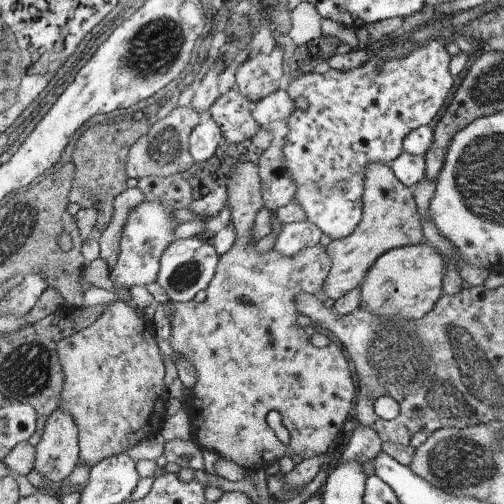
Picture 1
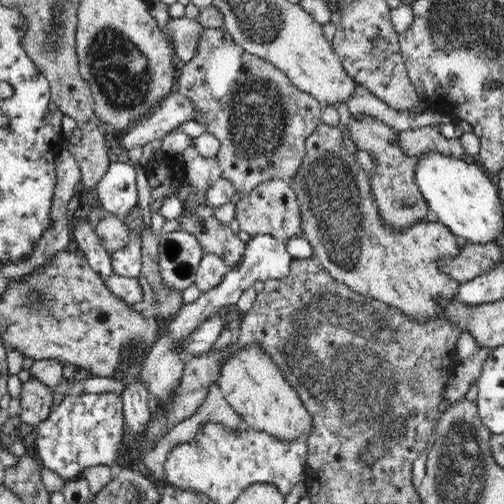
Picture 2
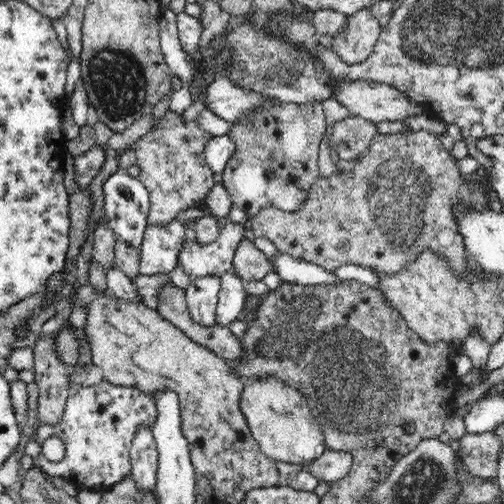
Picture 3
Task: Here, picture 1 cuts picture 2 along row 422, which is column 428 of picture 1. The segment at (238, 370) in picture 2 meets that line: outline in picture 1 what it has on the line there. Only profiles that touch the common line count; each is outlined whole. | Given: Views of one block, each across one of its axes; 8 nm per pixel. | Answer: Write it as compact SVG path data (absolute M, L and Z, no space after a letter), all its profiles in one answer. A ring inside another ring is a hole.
M427 242L393 248L391 252L375 260L373 268L367 272L363 284L359 286L359 308L375 316L399 316L403 320L419 320L435 308L439 298L443 296L443 284L451 278L451 274L453 270L445 266L445 258Z

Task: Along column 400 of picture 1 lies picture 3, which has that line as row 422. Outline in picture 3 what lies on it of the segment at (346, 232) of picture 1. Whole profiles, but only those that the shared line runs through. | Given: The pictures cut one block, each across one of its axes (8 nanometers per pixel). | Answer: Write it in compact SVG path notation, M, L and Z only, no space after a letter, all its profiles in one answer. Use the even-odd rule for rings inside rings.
M96 382L96 386L82 388L78 394L68 398L64 416L58 424L38 424L36 444L42 446L48 438L60 438L64 442L66 456L60 462L36 460L34 466L42 468L48 478L62 476L66 482L76 484L78 490L104 492L132 474L132 442L140 430L154 430L158 414L154 398L146 396L142 390Z

